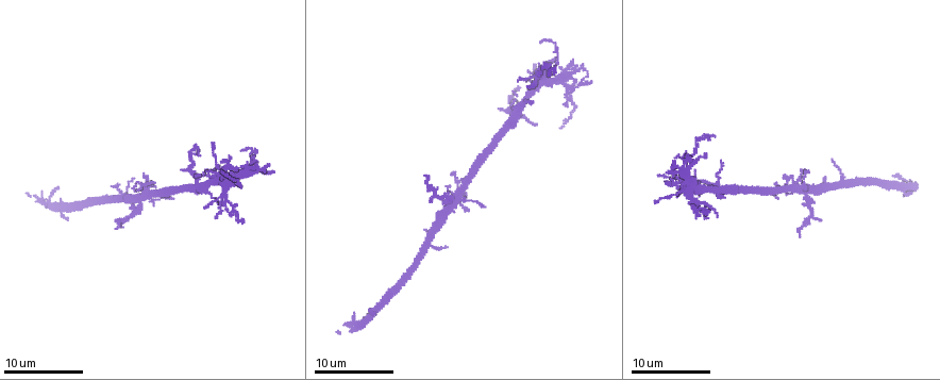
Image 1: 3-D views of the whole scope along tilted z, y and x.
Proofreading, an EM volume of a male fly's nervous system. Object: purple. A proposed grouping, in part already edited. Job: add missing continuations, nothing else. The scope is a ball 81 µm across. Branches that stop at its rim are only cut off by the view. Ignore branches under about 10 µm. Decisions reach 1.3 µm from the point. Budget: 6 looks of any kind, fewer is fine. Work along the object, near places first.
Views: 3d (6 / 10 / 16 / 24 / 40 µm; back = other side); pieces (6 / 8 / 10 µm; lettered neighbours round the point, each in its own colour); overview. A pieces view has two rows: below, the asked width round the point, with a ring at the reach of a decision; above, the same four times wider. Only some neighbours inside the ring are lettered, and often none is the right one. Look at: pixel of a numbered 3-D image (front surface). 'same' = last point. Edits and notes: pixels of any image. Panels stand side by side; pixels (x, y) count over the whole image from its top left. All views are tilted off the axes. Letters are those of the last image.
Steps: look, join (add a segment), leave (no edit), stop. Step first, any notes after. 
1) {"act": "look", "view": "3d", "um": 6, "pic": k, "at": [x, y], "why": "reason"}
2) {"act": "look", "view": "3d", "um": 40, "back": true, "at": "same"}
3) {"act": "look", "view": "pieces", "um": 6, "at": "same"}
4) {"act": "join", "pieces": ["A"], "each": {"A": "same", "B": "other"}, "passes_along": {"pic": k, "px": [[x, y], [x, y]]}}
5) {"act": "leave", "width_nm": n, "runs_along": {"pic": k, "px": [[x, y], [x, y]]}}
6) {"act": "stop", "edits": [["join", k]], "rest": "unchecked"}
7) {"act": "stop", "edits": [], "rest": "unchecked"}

{"act": "look", "view": "3d", "um": 6, "pic": 1, "at": [555, 60], "why": "branch stops here"}

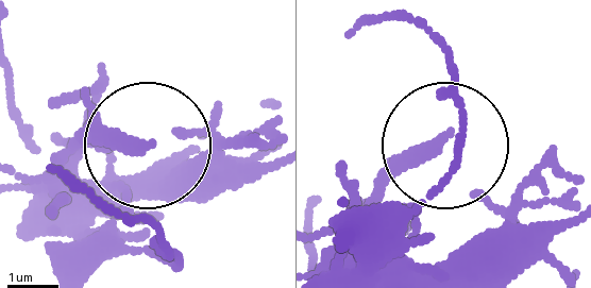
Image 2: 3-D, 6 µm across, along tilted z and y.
{"act": "look", "view": "pieces", "um": 10, "pic": 2, "at": [147, 148], "why": "see the neighbours"}

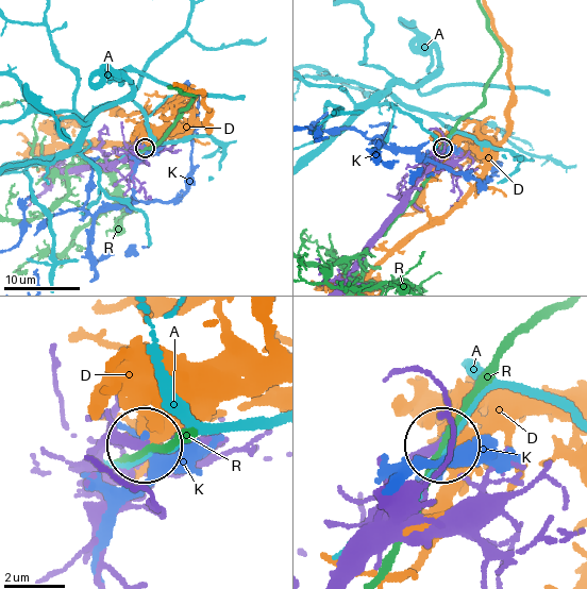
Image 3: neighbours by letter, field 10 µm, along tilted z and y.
{"act": "leave", "width_nm": 230, "each": {"A": "other", "D": "other", "K": "other", "R": "other"}, "found": "no lettered segment goes on from it"}

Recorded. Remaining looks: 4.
{"act": "look", "view": "3d", "um": 6, "pic": 1, "at": [240, 218], "why": "free end"}

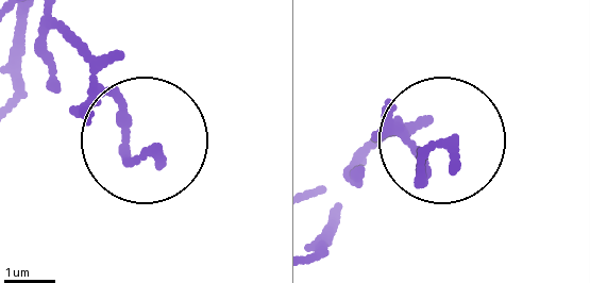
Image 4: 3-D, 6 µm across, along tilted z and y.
{"act": "look", "view": "pieces", "um": 6, "pic": 4, "at": [448, 140], "why": "see the neighbours"}

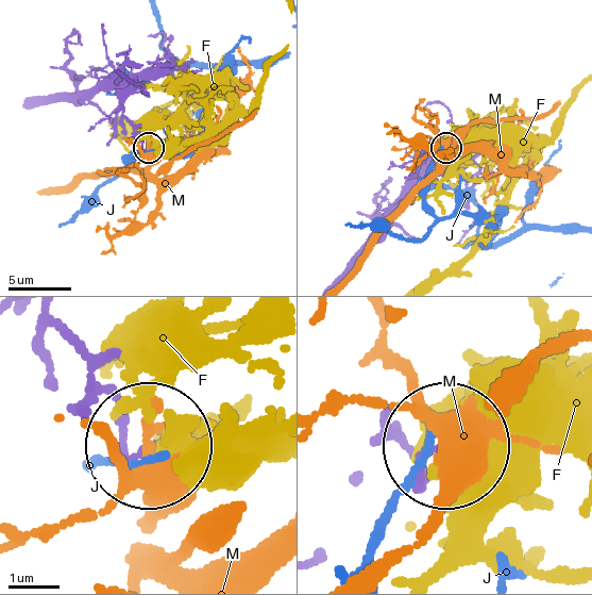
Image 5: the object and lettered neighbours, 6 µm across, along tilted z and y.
{"act": "leave", "width_nm": 170, "each": {"F": "other", "J": "other", "M": "other"}, "runs_along": {"pic": 5, "px": [[43, 314], [103, 385], [121, 442], [146, 453]]}, "found": "none of them fits"}

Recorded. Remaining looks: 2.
{"act": "look", "view": "pieces", "um": 8, "pic": 1, "at": [200, 155], "why": "branch stops here"}

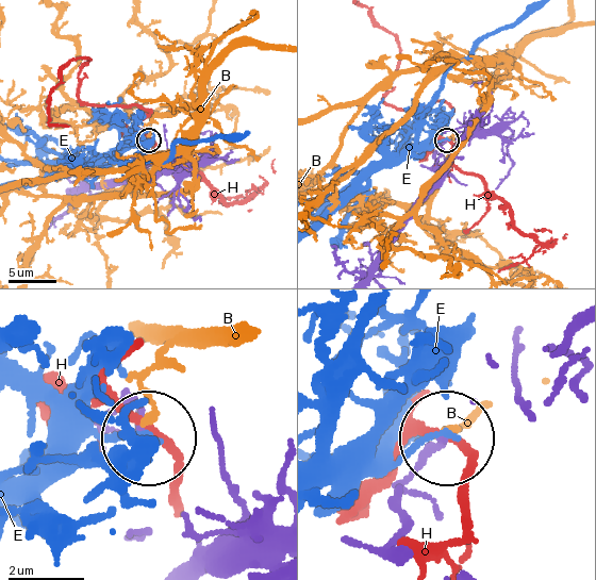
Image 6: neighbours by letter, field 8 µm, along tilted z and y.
{"act": "leave", "each": {"B": "other", "E": "other", "H": "other"}, "runs_along": {"pic": 6, "px": [[400, 552], [392, 542], [403, 483], [445, 437]]}, "found": "no lettered segment goes on from it"}

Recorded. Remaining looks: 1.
{"act": "stop", "edits": [], "rest": "unchecked"}

